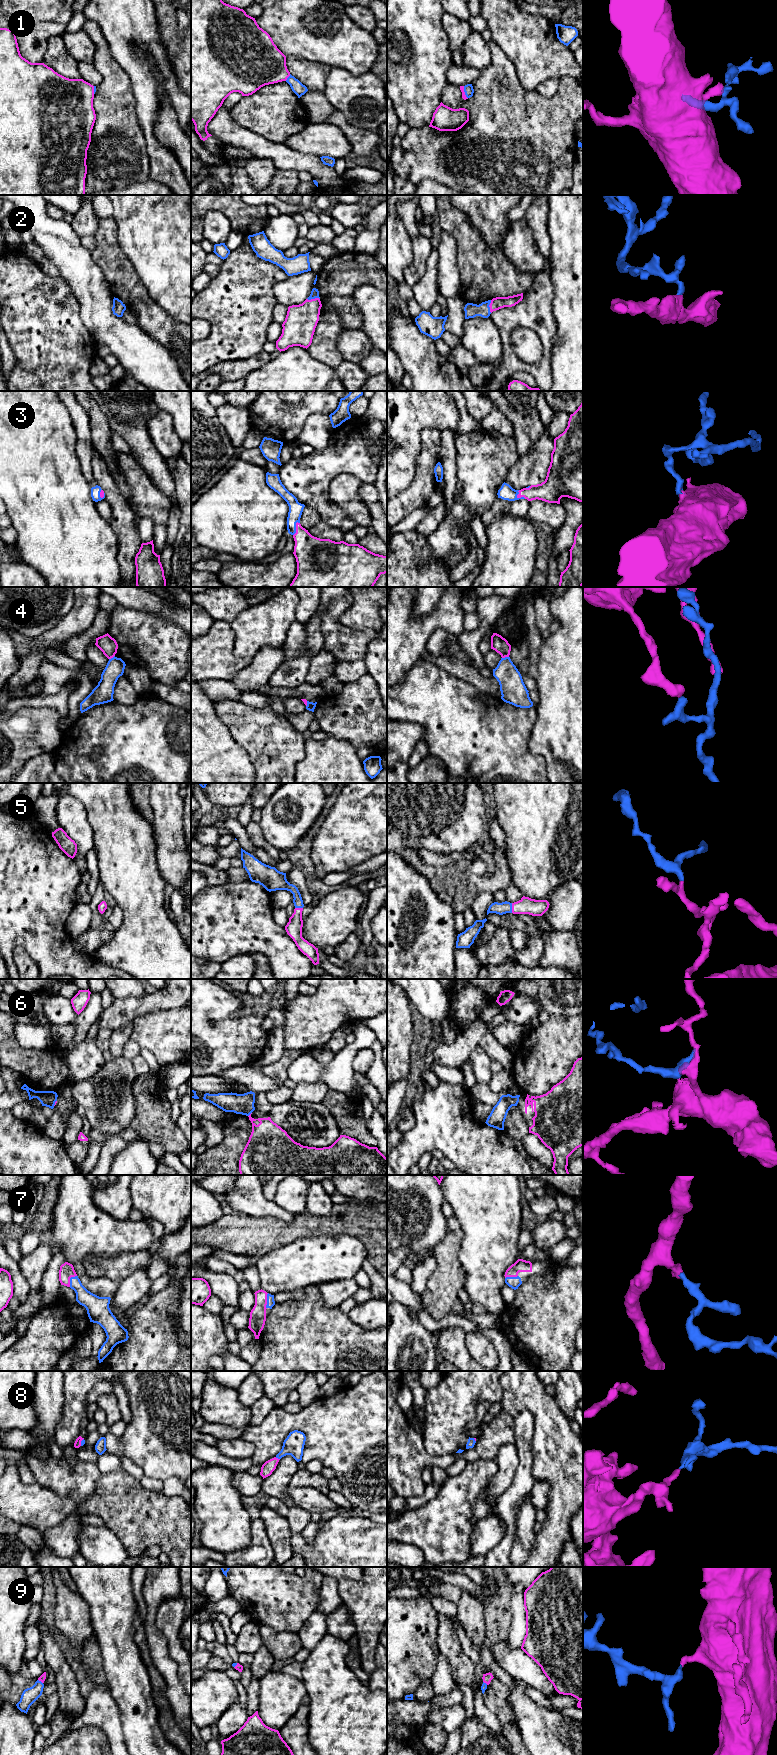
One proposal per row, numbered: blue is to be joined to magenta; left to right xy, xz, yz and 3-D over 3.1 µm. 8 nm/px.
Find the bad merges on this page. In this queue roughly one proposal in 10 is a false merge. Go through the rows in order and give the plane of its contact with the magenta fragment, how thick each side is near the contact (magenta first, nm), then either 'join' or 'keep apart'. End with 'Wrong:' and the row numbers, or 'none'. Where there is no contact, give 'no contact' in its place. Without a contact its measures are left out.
1: xz | 360/100 nm | join
2: xz | 260/70 nm | join
3: xz | 280/110 nm | join
4: yz | 120/190 nm | keep apart
5: yz | 140/100 nm | join
6: xz | 280/160 nm | join
7: xy | 120/140 nm | join
8: xz | 100/170 nm | join
9: xy | 50/120 nm | join
Wrong: 4

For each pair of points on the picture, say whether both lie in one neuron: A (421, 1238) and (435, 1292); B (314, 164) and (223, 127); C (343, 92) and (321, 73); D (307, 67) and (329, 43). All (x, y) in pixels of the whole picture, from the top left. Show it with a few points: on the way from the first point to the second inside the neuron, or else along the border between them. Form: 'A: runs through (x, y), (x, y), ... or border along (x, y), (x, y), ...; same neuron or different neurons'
A: border along (449, 1231), (433, 1249); different neurons
B: runs through (291, 160), (246, 140); same neuron
C: border along (331, 68), (327, 76), (326, 87), (322, 92); different neurons
D: border along (289, 56), (299, 56), (331, 67); different neurons

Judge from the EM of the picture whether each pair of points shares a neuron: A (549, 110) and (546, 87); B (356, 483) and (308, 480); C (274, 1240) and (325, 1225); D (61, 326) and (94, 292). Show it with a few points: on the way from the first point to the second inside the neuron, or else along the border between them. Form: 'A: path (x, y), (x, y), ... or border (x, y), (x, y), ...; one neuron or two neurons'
A: border (560, 81), (551, 96), (535, 90); two neurons
B: border (353, 474), (330, 483), (336, 504); two neurons
C: path (287, 1232), (303, 1225), (312, 1225); one neuron
D: border (69, 286), (79, 305), (79, 316), (88, 329); two neurons

